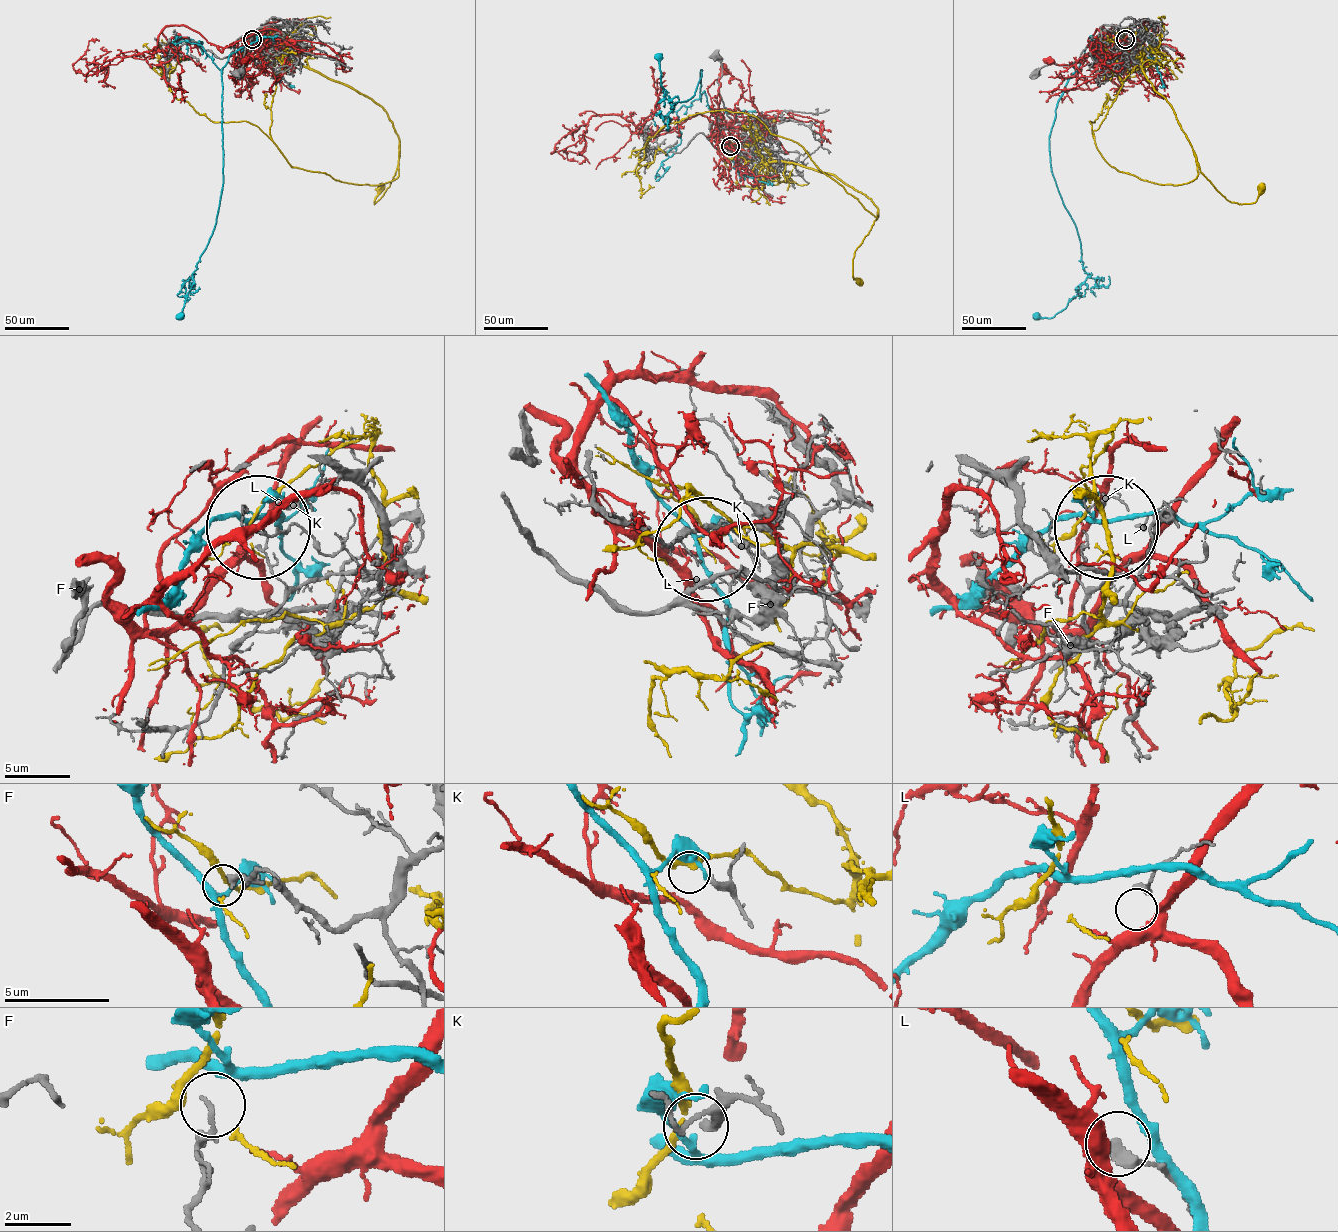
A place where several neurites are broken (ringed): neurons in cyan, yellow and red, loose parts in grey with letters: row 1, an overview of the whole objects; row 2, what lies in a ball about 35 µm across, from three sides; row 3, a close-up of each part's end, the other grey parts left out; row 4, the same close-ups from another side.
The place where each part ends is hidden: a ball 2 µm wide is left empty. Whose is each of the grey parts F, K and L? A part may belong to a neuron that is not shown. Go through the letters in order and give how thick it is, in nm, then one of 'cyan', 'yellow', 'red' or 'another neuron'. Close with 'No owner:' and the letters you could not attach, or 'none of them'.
F: 200 nm thick; another neuron
K: 320 nm thick; another neuron
L: 340 nm thick; another neuron
No owner: F, K, L

